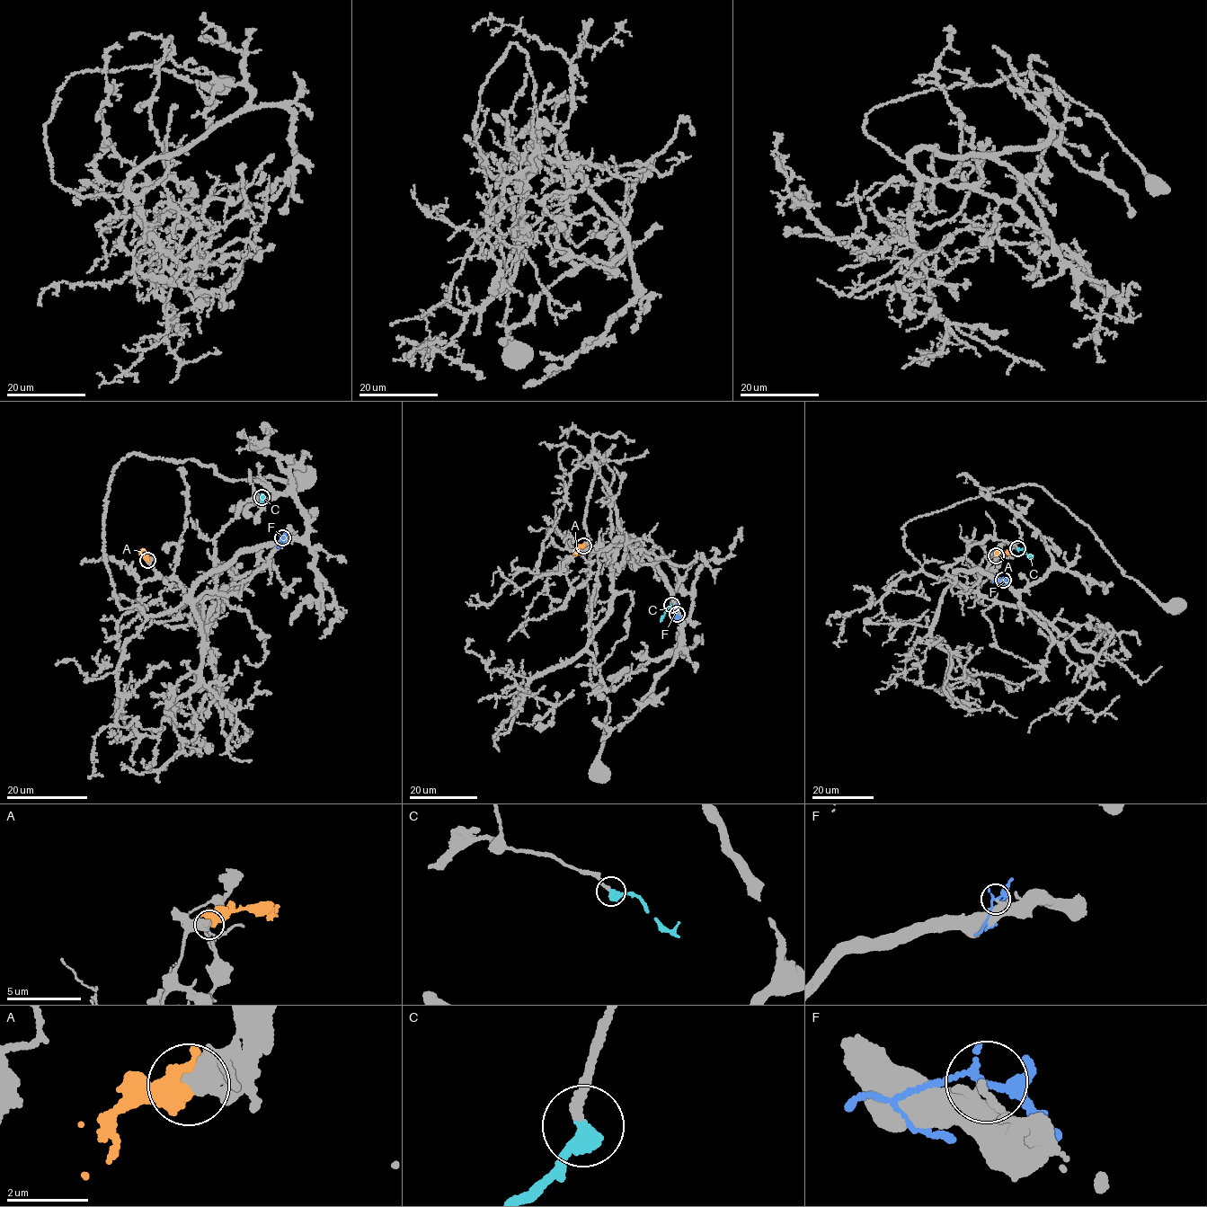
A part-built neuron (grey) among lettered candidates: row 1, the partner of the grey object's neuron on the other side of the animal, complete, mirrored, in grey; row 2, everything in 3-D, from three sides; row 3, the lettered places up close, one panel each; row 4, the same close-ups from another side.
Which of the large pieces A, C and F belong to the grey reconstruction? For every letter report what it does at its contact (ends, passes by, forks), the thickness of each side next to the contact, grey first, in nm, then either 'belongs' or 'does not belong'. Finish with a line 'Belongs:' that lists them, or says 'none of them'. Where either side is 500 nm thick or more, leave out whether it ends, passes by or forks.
A: 600/600 nm | does not belong
C: it ends | 240/320 nm | belongs
F: it passes by | 480/160 nm | does not belong
Belongs: C

